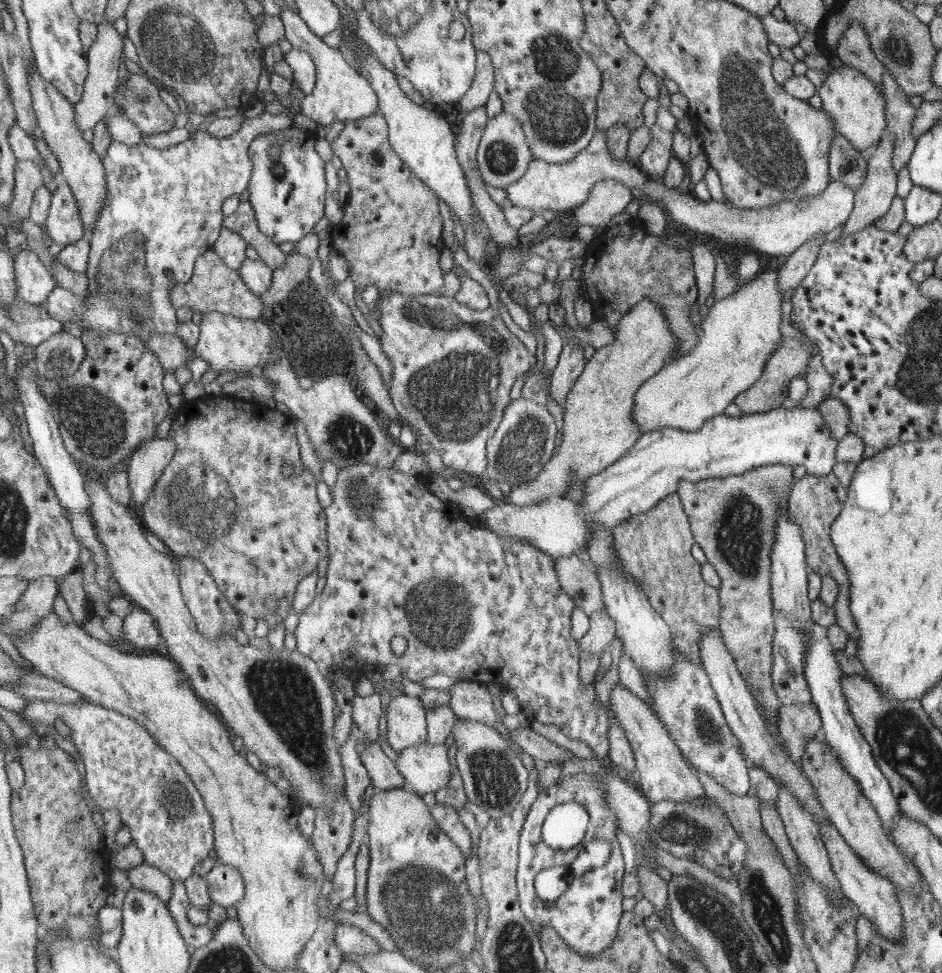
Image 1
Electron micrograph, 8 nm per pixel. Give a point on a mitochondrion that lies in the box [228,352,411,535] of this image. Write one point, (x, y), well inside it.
(349, 440)

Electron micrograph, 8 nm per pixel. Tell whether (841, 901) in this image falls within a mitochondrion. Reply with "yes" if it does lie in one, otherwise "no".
no

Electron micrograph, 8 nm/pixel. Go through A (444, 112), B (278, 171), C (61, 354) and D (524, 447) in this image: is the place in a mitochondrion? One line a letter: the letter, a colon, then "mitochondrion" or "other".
A: other
B: mitochondrion
C: mitochondrion
D: mitochondrion

